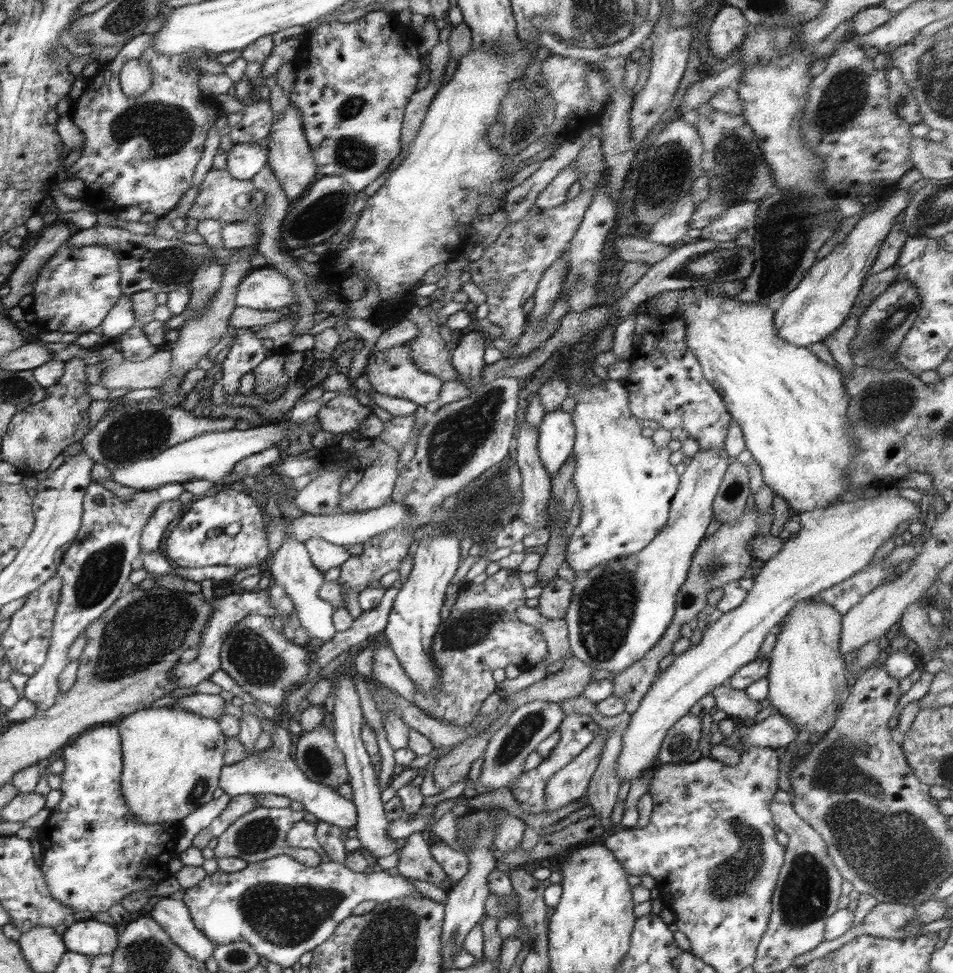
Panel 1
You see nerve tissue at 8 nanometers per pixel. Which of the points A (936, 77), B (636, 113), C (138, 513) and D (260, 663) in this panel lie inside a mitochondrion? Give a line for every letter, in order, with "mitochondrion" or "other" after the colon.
A: mitochondrion
B: other
C: other
D: mitochondrion

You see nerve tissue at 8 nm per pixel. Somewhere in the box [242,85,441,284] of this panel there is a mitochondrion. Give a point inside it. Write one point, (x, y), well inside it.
(354, 152)

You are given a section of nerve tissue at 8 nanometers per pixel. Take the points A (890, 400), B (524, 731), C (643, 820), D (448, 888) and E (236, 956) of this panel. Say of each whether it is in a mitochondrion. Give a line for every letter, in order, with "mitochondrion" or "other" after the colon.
A: mitochondrion
B: mitochondrion
C: other
D: other
E: mitochondrion

